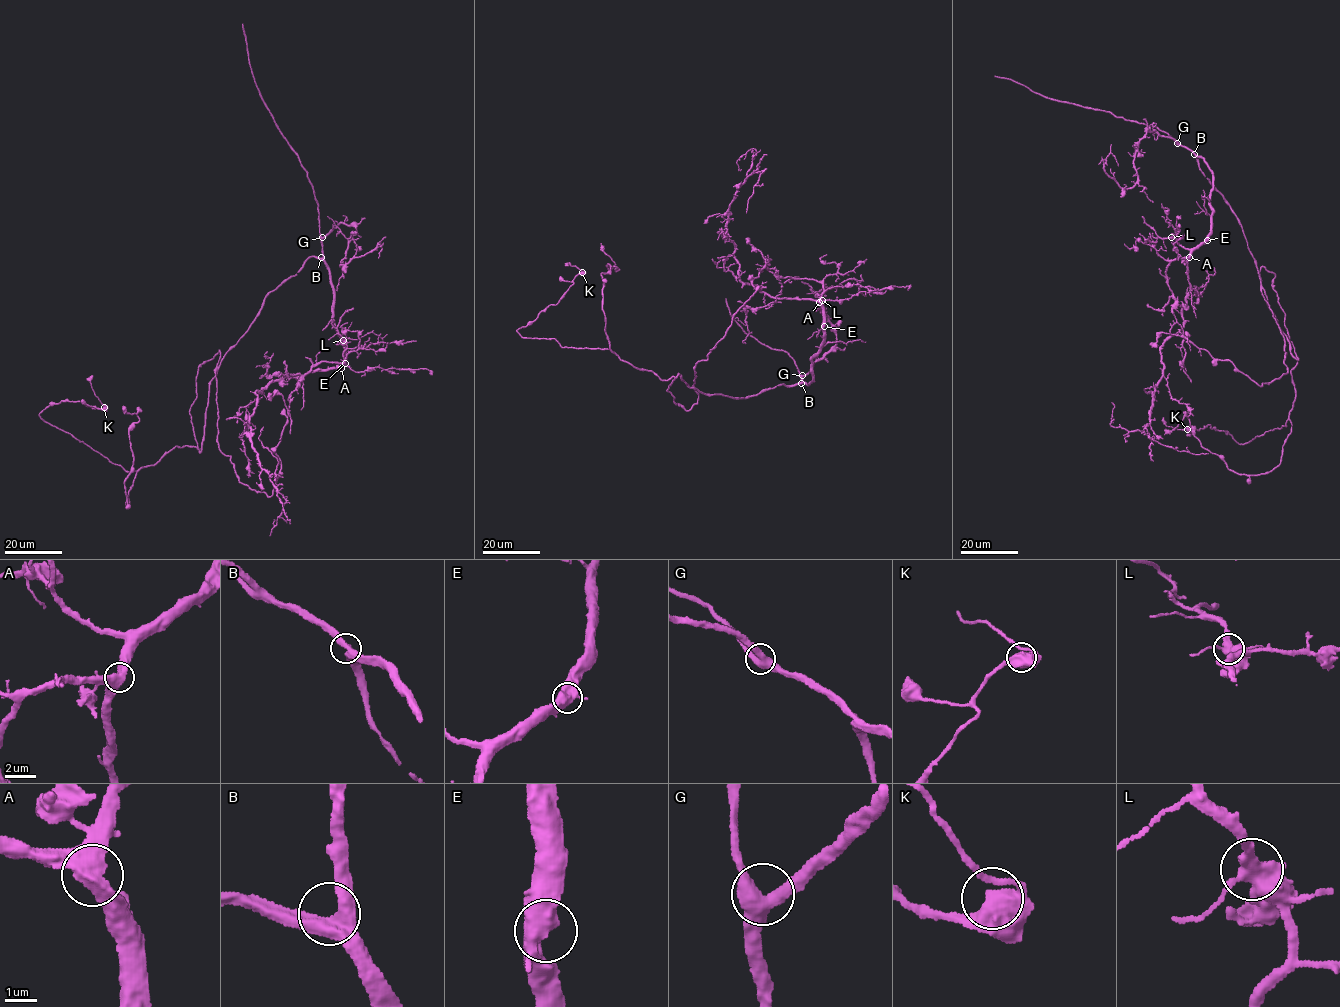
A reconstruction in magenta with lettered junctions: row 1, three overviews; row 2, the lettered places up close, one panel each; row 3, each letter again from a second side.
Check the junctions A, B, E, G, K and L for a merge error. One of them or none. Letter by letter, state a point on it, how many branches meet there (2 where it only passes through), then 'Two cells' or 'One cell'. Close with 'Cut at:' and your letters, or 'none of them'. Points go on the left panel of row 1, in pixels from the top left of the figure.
A: Place: (341, 368). Branches: 3. One cell
B: Place: (321, 257). Branches: 3. One cell
E: Place: (345, 363). Branches: 3. One cell
G: Place: (322, 237). Branches: 3. One cell
K: Place: (104, 407). Branches: 3. One cell
L: Place: (343, 340). Branches: 3. One cell
Cut at: none of them

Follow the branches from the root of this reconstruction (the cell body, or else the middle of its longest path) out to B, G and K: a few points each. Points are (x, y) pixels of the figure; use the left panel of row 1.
B: (273, 490), (288, 397), (321, 362), (345, 366), (332, 321), (330, 271), (321, 257)
G: (273, 490), (288, 397), (321, 362), (345, 366), (322, 237)
K: (273, 490), (240, 482), (219, 448), (217, 370), (200, 451), (125, 471), (39, 415), (104, 407)

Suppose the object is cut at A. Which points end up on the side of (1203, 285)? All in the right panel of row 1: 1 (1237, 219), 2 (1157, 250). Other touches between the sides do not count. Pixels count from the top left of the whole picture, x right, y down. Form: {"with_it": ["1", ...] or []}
{"with_it": ["1", "2"]}

